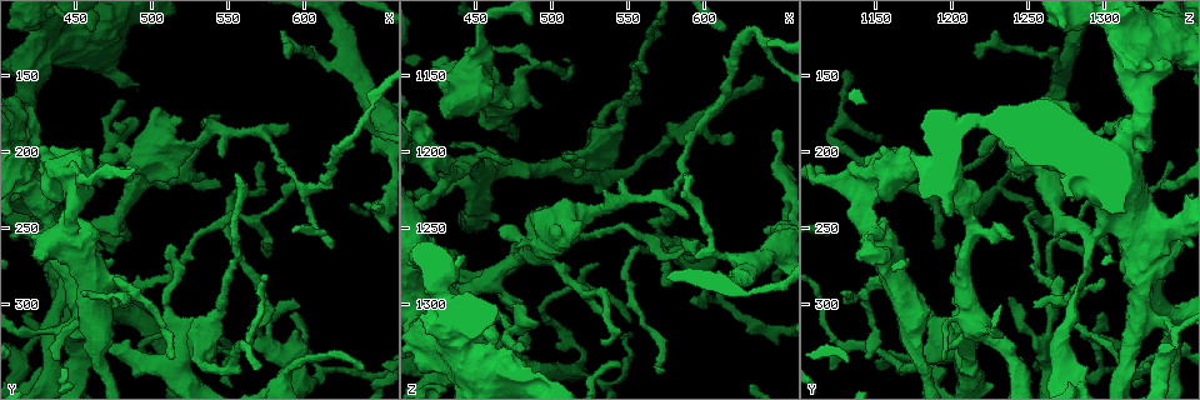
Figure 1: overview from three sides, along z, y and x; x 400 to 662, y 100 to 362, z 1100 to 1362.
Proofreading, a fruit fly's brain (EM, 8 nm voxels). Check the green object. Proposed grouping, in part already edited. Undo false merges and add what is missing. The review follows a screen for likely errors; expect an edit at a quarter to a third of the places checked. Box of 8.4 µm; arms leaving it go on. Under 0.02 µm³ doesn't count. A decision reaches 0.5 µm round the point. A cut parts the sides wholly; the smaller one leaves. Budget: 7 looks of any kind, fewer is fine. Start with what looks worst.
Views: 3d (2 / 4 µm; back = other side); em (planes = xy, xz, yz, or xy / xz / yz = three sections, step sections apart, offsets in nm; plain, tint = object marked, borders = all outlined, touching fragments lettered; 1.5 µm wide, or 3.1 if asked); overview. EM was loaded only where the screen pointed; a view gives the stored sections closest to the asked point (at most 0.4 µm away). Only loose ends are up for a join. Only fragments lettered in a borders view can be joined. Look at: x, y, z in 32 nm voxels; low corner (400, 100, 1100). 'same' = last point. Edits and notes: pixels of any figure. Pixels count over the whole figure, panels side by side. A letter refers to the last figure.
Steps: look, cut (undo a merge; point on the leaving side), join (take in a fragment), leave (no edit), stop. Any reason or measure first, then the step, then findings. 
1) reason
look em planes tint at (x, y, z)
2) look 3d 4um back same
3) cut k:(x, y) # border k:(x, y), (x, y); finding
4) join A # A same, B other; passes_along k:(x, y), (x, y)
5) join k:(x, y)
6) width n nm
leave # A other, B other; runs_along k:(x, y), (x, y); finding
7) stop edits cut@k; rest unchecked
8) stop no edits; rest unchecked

branch stops here
look 3d 4um at (572, 204, 1344)

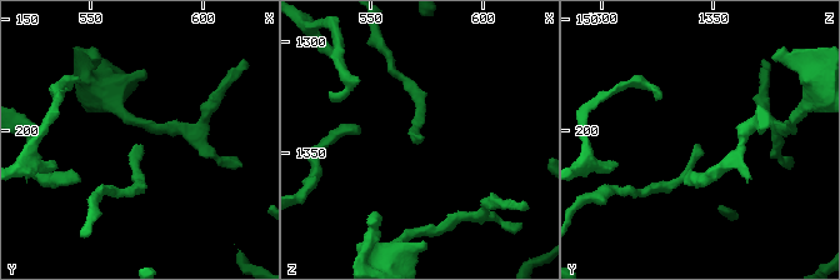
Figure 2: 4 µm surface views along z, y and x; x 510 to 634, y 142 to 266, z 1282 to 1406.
look em planes borders at (571, 206, 1344)

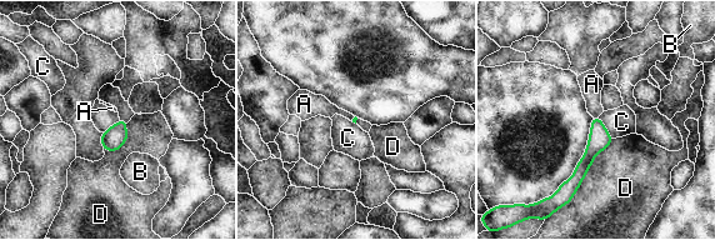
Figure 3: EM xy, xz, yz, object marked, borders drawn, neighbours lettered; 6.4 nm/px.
leave # A other, B other, C other, D other; border 3:(599, 116), (613, 138); no lettered fragment goes on from it

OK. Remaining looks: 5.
free end
look em xy step 4 tint at (592, 130, 1270)

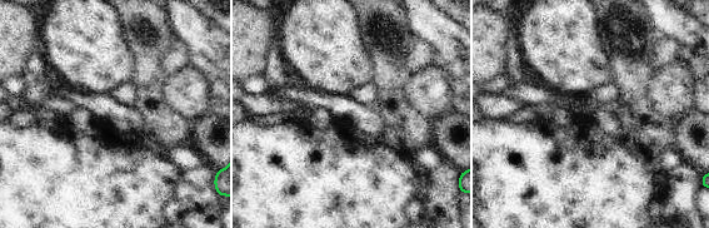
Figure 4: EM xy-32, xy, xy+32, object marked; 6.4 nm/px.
another direction
look em planes borders same

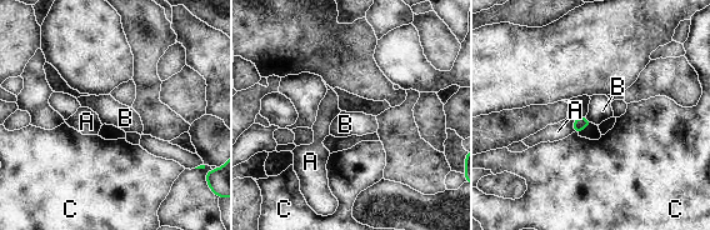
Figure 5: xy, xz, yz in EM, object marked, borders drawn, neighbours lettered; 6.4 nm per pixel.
leave # A other, B other, C other; border 5:(575, 118), (573, 131); no lettered fragment goes on from it

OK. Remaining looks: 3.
thick turns thin
look em planes borders at (430, 318, 1224)

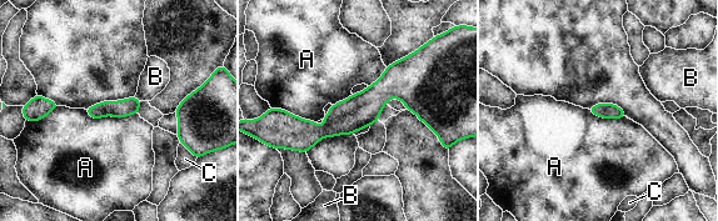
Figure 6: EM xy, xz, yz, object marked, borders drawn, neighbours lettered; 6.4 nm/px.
width 100 nm
leave # A other, B other, C other; continuous, no second cell

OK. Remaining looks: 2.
stop no edits; rest unchecked

